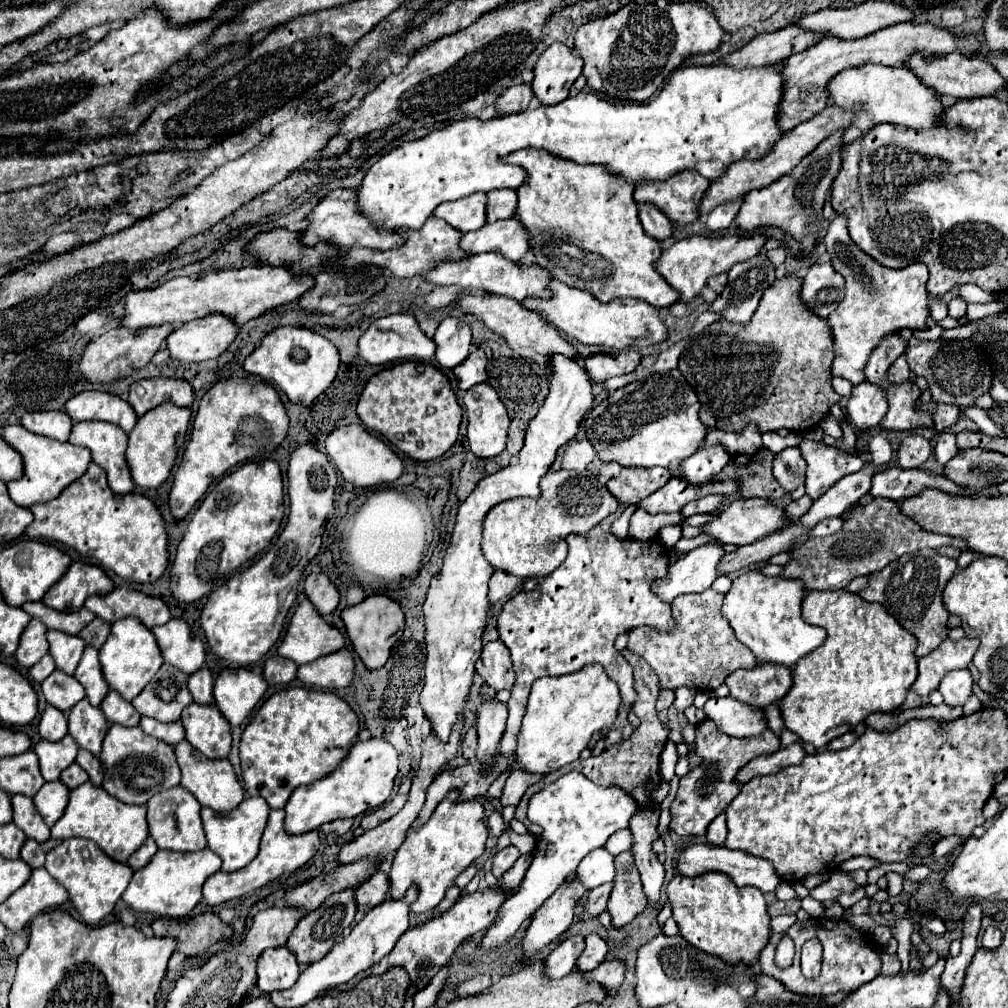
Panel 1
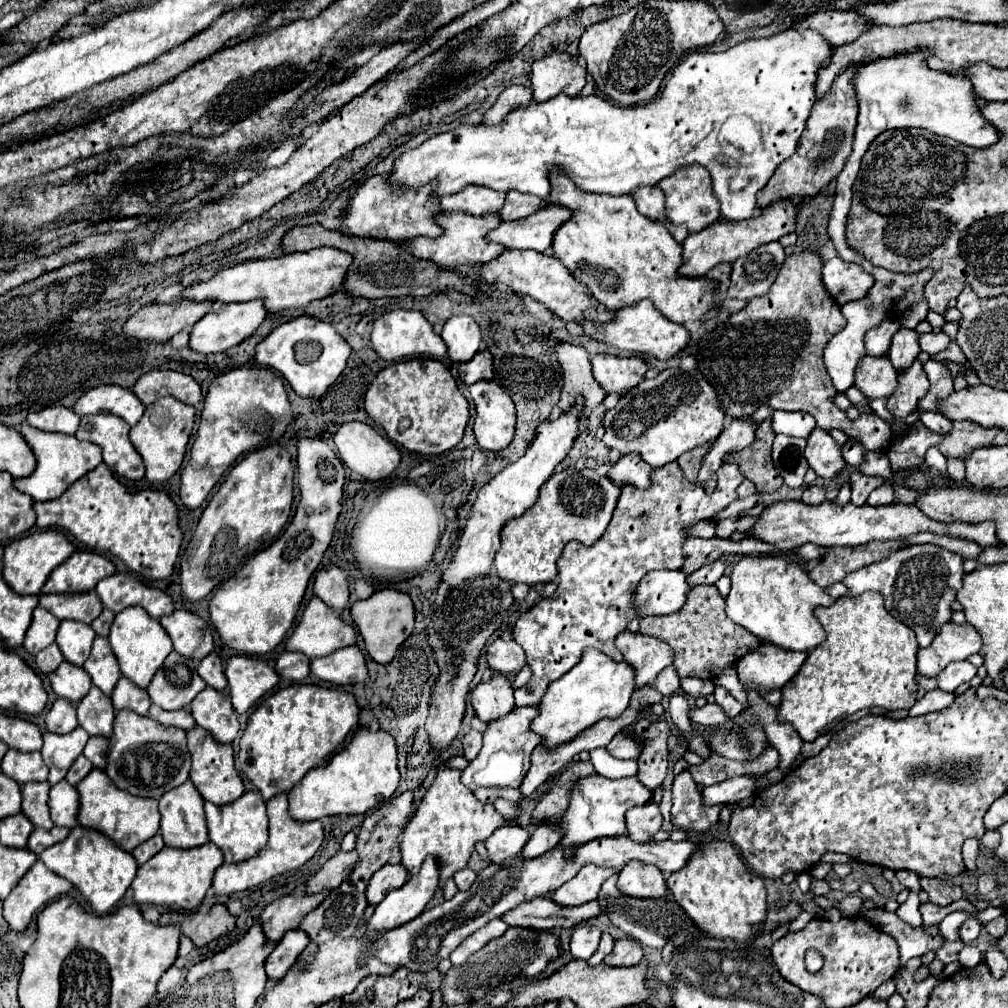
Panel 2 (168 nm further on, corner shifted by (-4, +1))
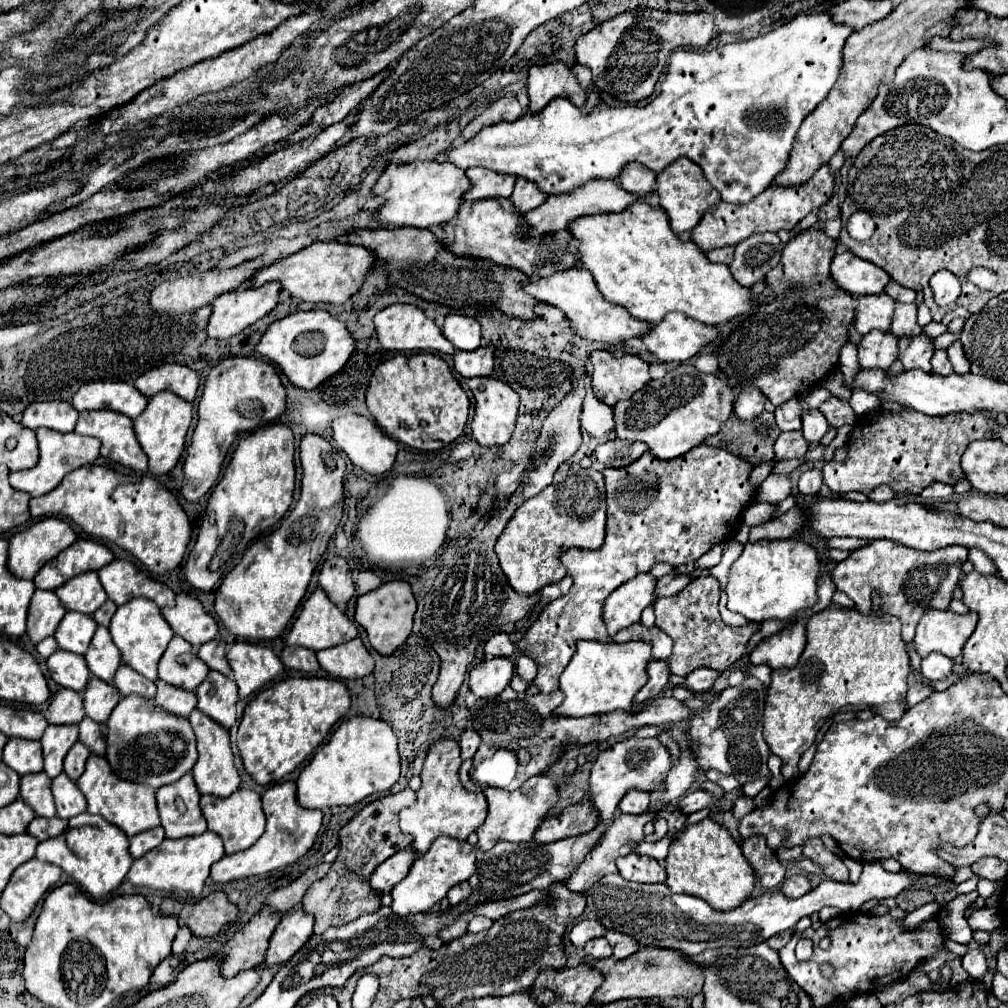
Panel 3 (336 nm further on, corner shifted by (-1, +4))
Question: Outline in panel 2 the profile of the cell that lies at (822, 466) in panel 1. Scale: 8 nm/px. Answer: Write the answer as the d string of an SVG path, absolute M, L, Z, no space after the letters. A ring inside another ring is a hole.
M818 426L808 436L808 446L804 456L808 458L810 468L816 470L818 478L822 480L832 480L846 466L840 446L834 442L834 438L826 430Z

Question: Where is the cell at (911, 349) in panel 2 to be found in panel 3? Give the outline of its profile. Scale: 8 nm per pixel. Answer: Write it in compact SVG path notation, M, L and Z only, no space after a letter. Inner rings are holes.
M897 303L895 313L893 313L893 323L891 323L891 333L901 339L901 337L917 337L921 333L921 327L917 325L917 307Z

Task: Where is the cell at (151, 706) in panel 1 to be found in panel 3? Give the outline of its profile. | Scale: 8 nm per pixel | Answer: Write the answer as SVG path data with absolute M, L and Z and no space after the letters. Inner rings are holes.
M173 637L159 661L159 679L185 691L195 691L207 677L207 665L197 657L197 649L181 637Z

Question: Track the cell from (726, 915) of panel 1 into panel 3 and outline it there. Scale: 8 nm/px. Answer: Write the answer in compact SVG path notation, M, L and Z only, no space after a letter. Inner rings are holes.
M713 819L685 827L671 843L665 859L667 881L665 885L673 893L689 893L709 901L713 909L735 909L741 901L747 901L757 883L751 865L745 861L737 841L727 833L725 827Z

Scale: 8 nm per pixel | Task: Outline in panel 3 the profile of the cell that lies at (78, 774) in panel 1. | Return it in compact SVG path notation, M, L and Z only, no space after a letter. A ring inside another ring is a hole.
M79 741L69 749L69 753L65 757L65 773L67 773L69 779L77 781L81 777L81 773L85 769L85 761L87 761L89 755L91 755L89 749Z

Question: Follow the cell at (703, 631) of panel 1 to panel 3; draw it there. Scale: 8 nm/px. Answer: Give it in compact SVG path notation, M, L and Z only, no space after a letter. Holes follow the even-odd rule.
M713 575L697 577L685 587L681 593L673 597L661 597L653 605L655 609L655 625L661 627L673 639L673 655L669 657L669 669L675 675L689 675L699 667L709 667L717 671L725 671L733 661L737 661L749 637L759 629L759 623L751 623L747 627L729 627L719 617L719 581Z

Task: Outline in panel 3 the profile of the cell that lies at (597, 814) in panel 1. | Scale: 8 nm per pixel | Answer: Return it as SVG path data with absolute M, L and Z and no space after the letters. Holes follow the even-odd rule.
M629 737L625 741L615 743L609 751L599 753L597 761L591 767L591 775L589 775L589 803L593 803L593 807L597 809L599 821L611 823L615 819L617 805L629 789L655 791L665 781L669 769L671 769L669 753L661 745L659 739Z

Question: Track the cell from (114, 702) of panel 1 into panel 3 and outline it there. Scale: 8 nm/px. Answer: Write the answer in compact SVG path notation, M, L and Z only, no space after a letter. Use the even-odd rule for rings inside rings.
M119 665L113 683L123 695L133 695L135 693L135 695L141 695L145 699L155 697L155 683L145 679L143 675L139 675L137 671L133 671L127 665Z

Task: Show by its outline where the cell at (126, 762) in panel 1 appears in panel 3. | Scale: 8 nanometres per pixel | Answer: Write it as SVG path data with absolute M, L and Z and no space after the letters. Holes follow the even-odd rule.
M139 695L123 697L113 709L107 721L107 755L113 773L119 779L131 783L143 783L153 789L159 789L167 783L181 779L197 761L195 735L185 717L171 715L159 707L151 699ZM175 731L177 731L177 755L175 755Z

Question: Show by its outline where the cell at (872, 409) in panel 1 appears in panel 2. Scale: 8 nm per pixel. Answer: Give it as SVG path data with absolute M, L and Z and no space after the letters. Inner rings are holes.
M866 354L856 368L856 386L866 394L868 400L890 398L896 390L898 372L888 356Z

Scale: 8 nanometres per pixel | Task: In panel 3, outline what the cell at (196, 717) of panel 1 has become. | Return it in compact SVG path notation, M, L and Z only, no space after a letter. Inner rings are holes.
M209 671L209 675L197 687L195 693L197 693L197 709L201 713L211 717L215 723L219 723L225 729L229 729L235 723L237 685L229 677L217 671Z

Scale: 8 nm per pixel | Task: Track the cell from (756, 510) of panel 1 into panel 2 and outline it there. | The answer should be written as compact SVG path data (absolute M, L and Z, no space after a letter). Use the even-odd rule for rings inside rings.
M802 500L778 502L764 510L758 524L750 532L754 538L774 544L782 552L792 552L806 542L812 542L818 546L828 546L828 548L860 546L860 544L866 544L872 540L880 540L880 542L900 540L900 538L914 536L920 532L934 532L934 534L946 534L946 536L954 536L954 538L962 538L962 540L972 540L972 542L980 544L982 548L1000 546L1000 540L996 538L996 526L990 520L984 524L964 524L964 522L942 524L942 522L930 520L914 504L902 504L902 502L890 504L890 506L878 506L878 508L872 508L868 504L864 504L864 506L846 504L842 508L832 500L824 500L818 506L808 506Z

